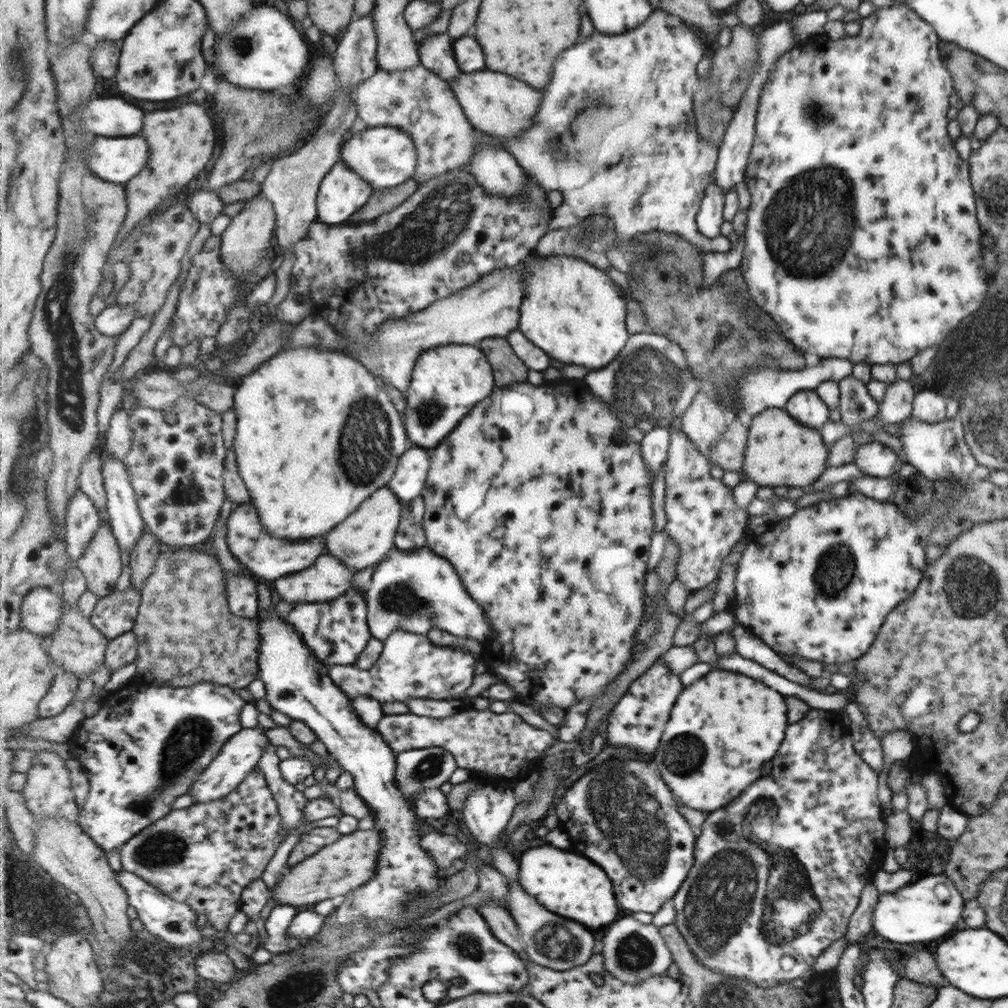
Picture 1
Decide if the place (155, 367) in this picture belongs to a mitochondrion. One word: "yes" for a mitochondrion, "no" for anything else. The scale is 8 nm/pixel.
no

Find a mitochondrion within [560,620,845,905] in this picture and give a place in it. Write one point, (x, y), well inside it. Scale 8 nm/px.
(622, 813)

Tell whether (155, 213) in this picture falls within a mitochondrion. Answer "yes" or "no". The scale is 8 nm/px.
no

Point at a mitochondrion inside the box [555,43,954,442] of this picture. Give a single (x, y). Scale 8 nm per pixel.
(805, 245)

